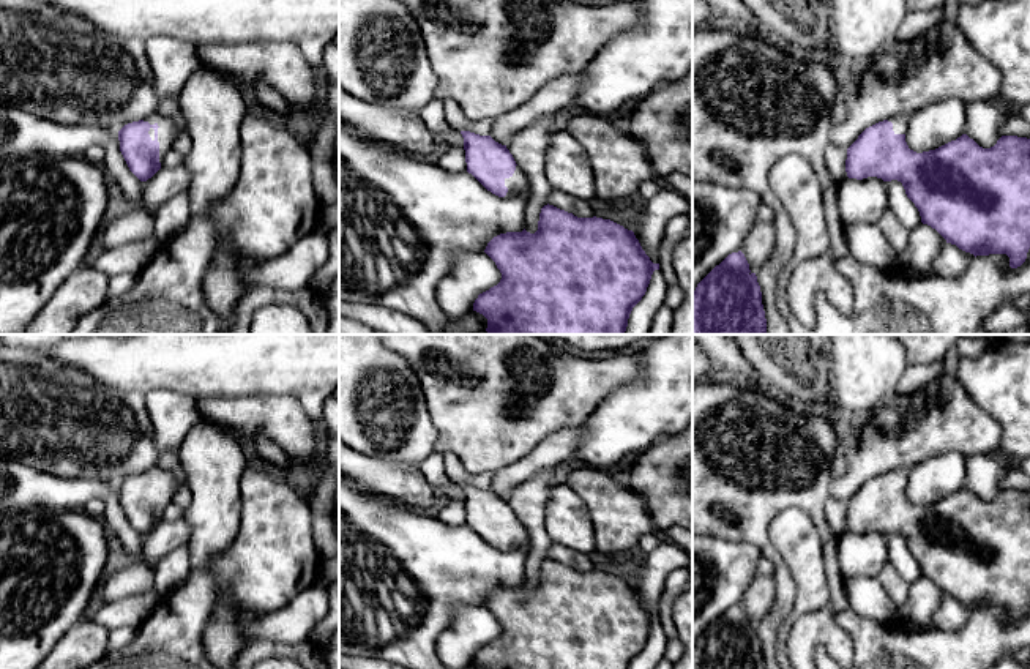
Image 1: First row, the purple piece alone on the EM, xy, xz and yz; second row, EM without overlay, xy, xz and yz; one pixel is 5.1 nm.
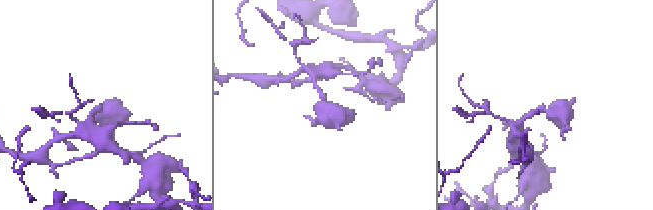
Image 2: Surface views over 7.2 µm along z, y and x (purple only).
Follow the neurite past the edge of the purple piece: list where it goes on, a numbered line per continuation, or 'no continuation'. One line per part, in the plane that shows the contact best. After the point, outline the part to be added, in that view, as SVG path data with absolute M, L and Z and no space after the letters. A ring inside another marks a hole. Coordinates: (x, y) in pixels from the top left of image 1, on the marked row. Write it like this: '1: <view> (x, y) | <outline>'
1: xy (169, 128) | M155 112L153 115L144 118L144 121L148 121L150 125L158 125L158 142L159 142L159 163L161 167L167 164L169 153L172 150L172 145L177 139L177 136L185 131L185 125L181 117L172 118L166 117L159 112Z

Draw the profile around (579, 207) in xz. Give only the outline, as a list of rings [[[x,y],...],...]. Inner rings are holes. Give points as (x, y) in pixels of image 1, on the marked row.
[[[558,189],[550,191],[550,194],[547,196],[547,204],[560,210],[565,210],[568,213],[573,213],[577,218],[595,216],[588,200],[571,197],[569,194],[558,191]]]

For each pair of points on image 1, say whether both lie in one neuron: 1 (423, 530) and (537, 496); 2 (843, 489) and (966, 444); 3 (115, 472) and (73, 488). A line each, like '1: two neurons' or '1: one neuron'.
1: two neurons
2: one neuron
3: two neurons

